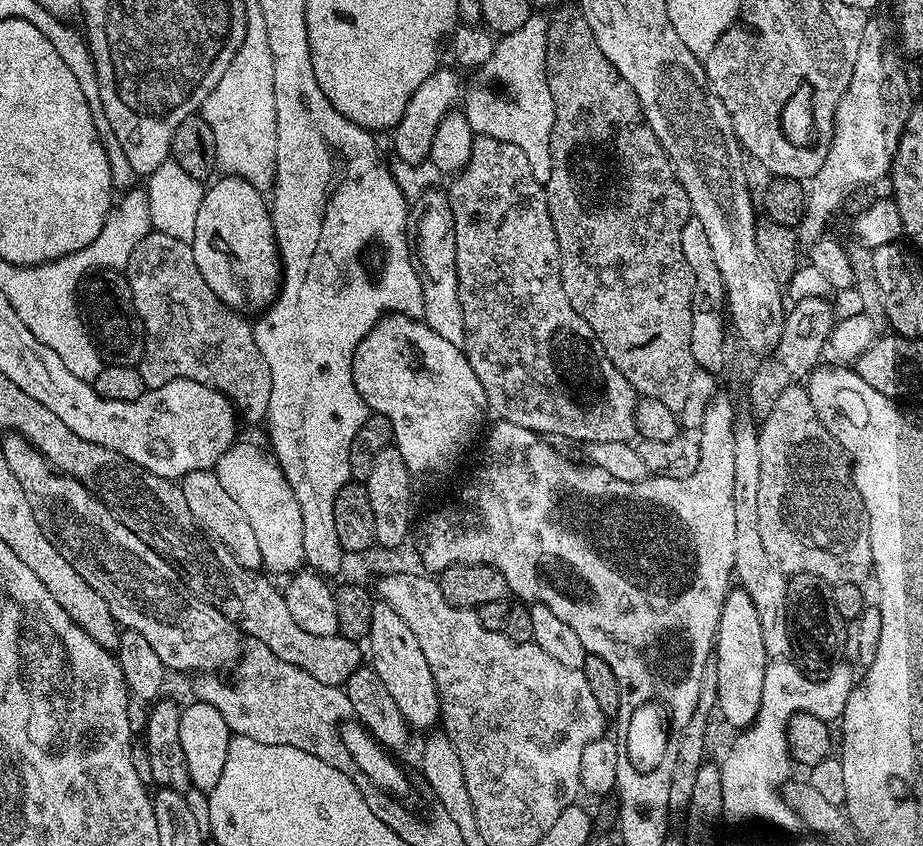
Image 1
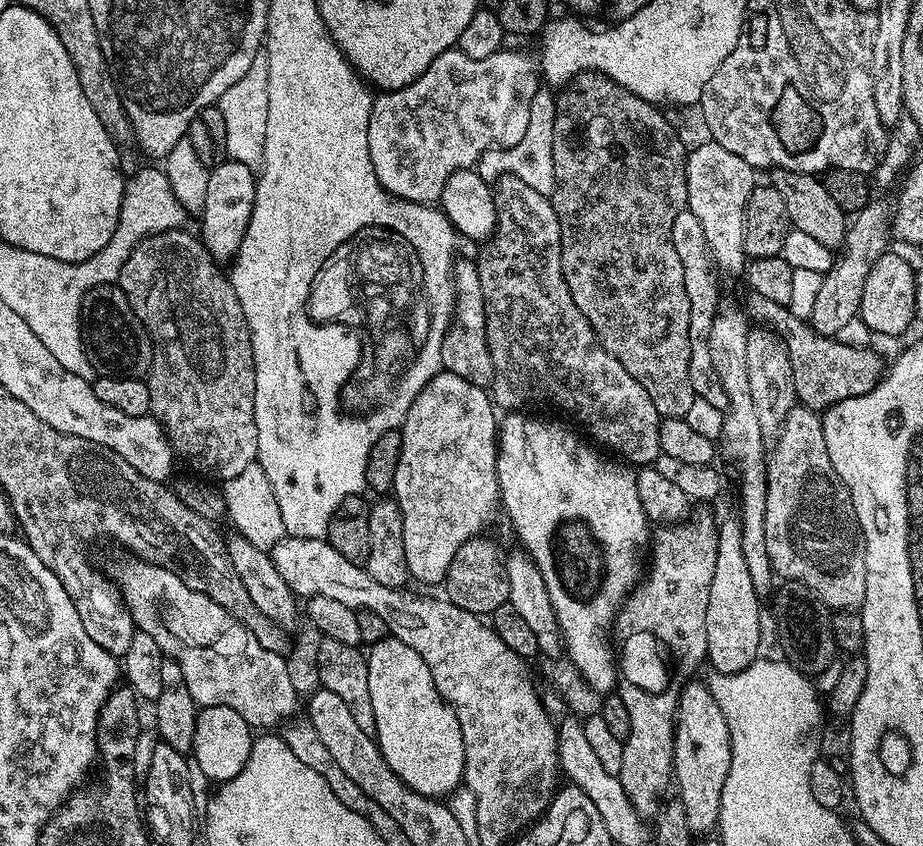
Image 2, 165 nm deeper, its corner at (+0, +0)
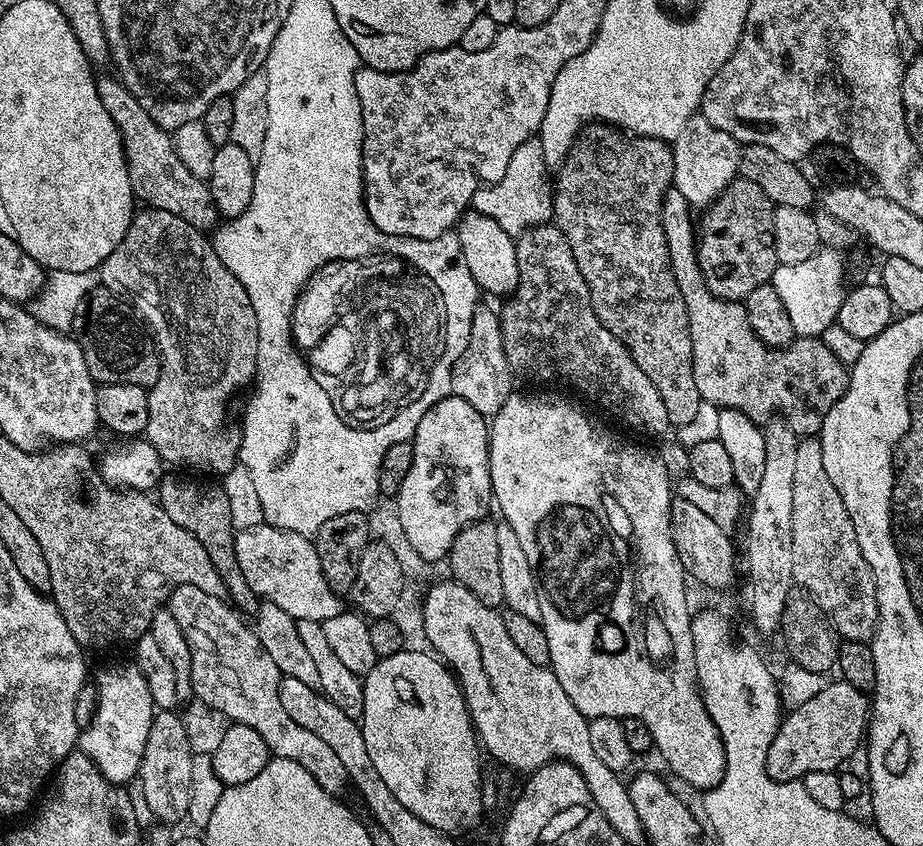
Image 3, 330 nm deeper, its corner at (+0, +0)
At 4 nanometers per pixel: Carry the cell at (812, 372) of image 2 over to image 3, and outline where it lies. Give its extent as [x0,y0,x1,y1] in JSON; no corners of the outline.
[661,188,849,438]

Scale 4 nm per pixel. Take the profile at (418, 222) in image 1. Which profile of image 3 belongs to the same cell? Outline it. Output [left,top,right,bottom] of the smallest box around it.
[452,306,514,418]

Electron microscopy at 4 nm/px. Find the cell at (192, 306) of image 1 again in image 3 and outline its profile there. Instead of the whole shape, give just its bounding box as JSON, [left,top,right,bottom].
[98,206,258,478]

